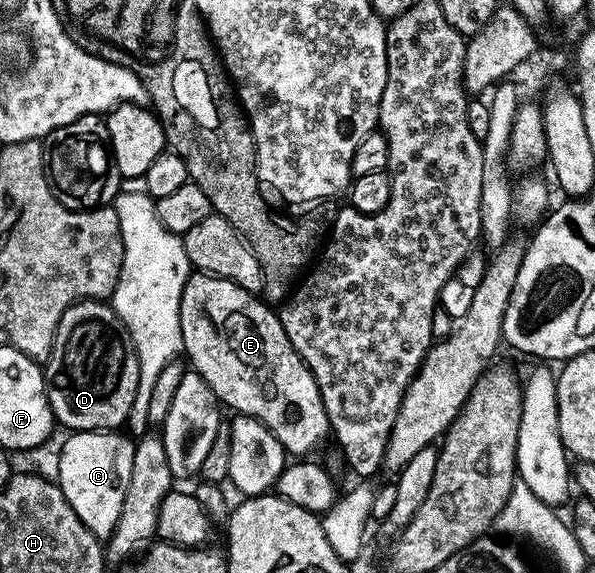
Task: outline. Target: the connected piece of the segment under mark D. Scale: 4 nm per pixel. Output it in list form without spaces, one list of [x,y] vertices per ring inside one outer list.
[[[80,299],[76,301],[61,317],[57,325],[57,333],[53,341],[51,358],[45,364],[45,386],[47,389],[47,403],[51,407],[51,414],[56,420],[59,419],[68,428],[68,432],[76,431],[114,431],[122,428],[129,417],[129,409],[133,409],[133,397],[137,397],[137,385],[139,384],[139,358],[135,352],[135,346],[131,344],[131,334],[127,332],[127,327],[119,320],[119,315],[110,302],[101,299]]]

